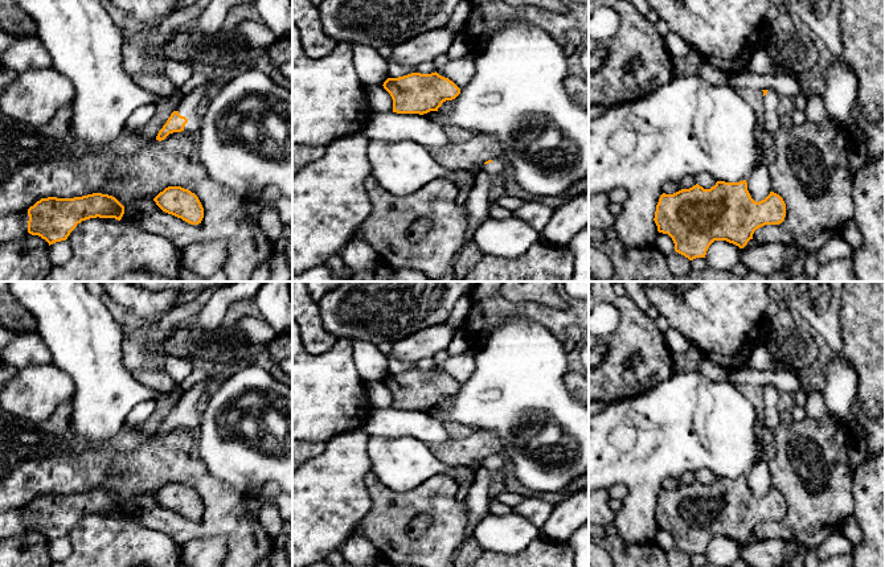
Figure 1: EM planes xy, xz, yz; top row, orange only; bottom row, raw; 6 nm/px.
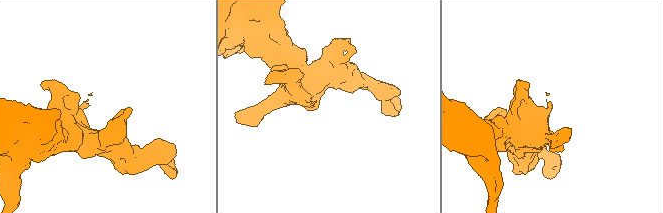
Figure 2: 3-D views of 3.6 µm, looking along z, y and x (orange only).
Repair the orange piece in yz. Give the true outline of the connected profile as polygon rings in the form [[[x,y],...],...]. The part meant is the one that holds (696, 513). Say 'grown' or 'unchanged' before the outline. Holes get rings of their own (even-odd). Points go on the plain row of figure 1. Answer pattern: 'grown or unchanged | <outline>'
unchanged | [[[746,476],[739,478],[717,477],[710,485],[704,485],[698,480],[689,485],[681,485],[673,490],[663,489],[655,508],[657,527],[668,530],[675,547],[689,556],[705,554],[709,542],[714,537],[726,537],[743,545],[757,525],[765,521],[779,521],[786,513],[786,500],[783,494],[770,488],[770,490],[757,498],[747,486]]]

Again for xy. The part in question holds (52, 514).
unchanged | [[[93,489],[82,493],[74,494],[57,494],[48,493],[41,494],[33,502],[28,505],[28,529],[32,531],[38,531],[45,535],[49,542],[66,537],[70,529],[77,523],[78,519],[90,514],[115,514],[122,515],[124,510],[124,502],[112,492]]]

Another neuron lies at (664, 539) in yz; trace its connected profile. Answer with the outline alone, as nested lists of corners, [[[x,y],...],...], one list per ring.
[[[657,529],[655,543],[665,552],[675,547],[675,539],[672,534],[663,529]]]

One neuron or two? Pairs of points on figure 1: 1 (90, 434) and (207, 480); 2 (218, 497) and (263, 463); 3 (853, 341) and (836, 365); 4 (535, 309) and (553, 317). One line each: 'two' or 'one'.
1: two
2: two
3: two
4: one

